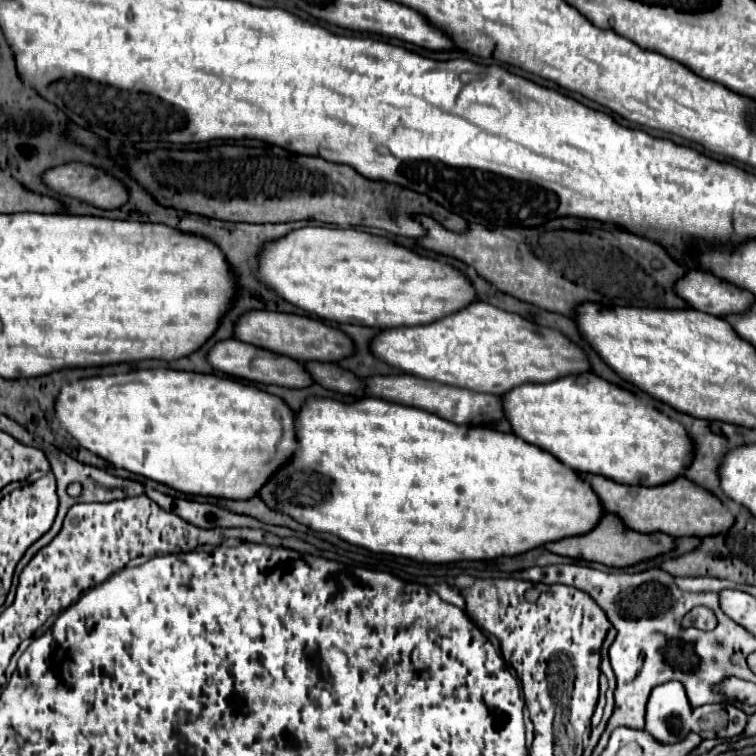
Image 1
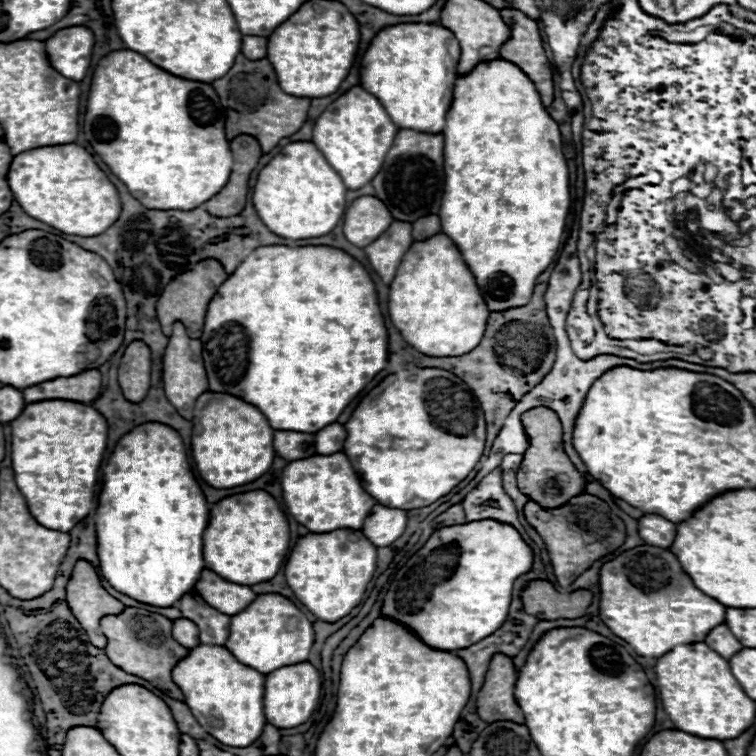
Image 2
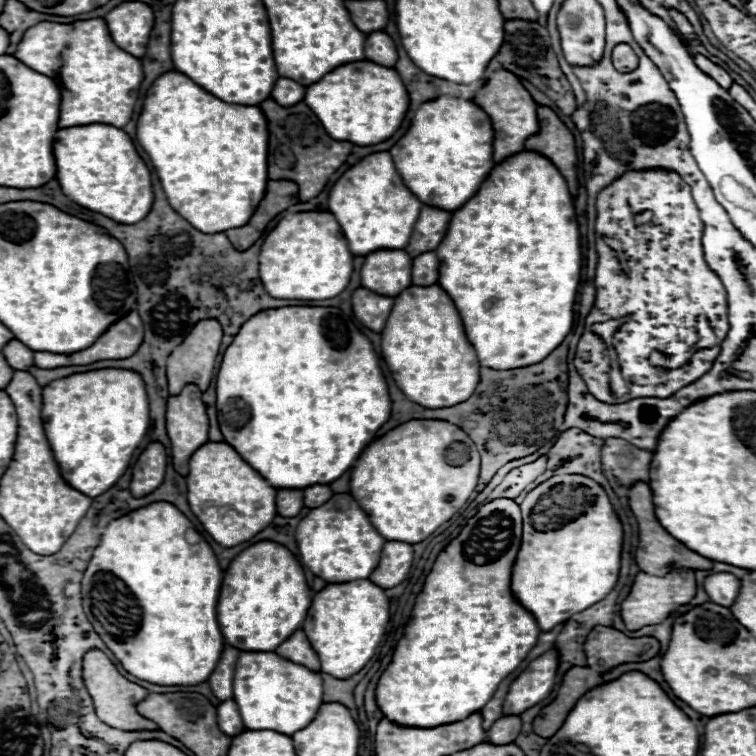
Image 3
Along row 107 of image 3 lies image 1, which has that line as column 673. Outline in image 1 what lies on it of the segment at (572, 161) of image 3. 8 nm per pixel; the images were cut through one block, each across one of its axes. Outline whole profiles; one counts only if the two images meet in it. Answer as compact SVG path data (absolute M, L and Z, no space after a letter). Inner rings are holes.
M604 514L600 518L600 522L596 524L596 528L592 528L586 534L580 536L568 536L556 542L548 542L544 544L544 548L548 552L560 554L560 556L568 556L568 558L576 558L576 560L588 560L588 562L600 562L604 566L632 566L640 560L648 560L654 558L658 554L664 554L668 550L674 548L674 538L662 532L652 532L652 534L642 534L636 530L630 530L628 526L620 524L620 518L616 518L614 514Z

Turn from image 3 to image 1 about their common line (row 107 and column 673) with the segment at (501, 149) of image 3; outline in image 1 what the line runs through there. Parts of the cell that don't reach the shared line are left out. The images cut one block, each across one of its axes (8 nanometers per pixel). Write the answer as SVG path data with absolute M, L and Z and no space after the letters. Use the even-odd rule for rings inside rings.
M580 474L586 480L606 512L616 514L628 528L638 532L664 532L670 536L712 536L732 526L732 514L706 490L700 490L684 476L660 486L626 486L596 474Z

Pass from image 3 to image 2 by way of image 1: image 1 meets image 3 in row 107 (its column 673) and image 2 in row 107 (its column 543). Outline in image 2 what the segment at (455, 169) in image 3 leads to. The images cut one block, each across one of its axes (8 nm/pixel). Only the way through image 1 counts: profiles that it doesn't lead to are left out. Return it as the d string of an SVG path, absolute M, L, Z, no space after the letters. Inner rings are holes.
M404 22L382 28L370 42L368 50L362 56L360 62L360 86L378 98L378 102L384 106L388 116L392 118L398 128L410 128L418 132L430 132L438 134L442 132L446 124L446 112L452 102L452 86L458 76L456 64L460 58L460 46L454 34L440 26L430 22Z

